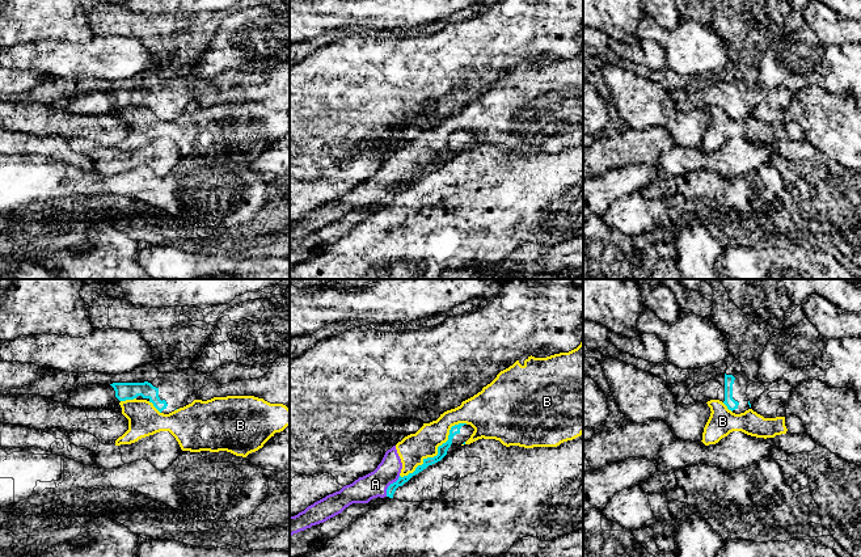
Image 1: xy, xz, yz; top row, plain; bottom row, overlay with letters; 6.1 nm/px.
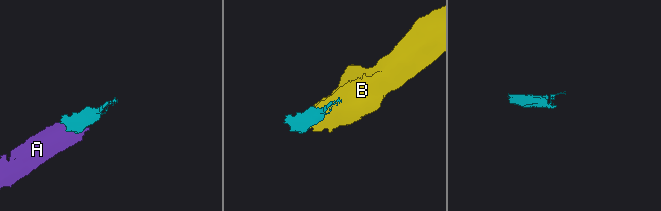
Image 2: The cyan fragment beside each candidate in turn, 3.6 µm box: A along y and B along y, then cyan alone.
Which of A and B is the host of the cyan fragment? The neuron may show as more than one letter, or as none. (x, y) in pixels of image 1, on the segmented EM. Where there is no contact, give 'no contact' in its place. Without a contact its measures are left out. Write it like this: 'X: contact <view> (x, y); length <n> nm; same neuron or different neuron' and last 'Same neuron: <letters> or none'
A: contact xz (389, 485); length 160 nm; different neuron
B: contact xz (438, 451); length 550 nm; different neuron
Same neuron: none

